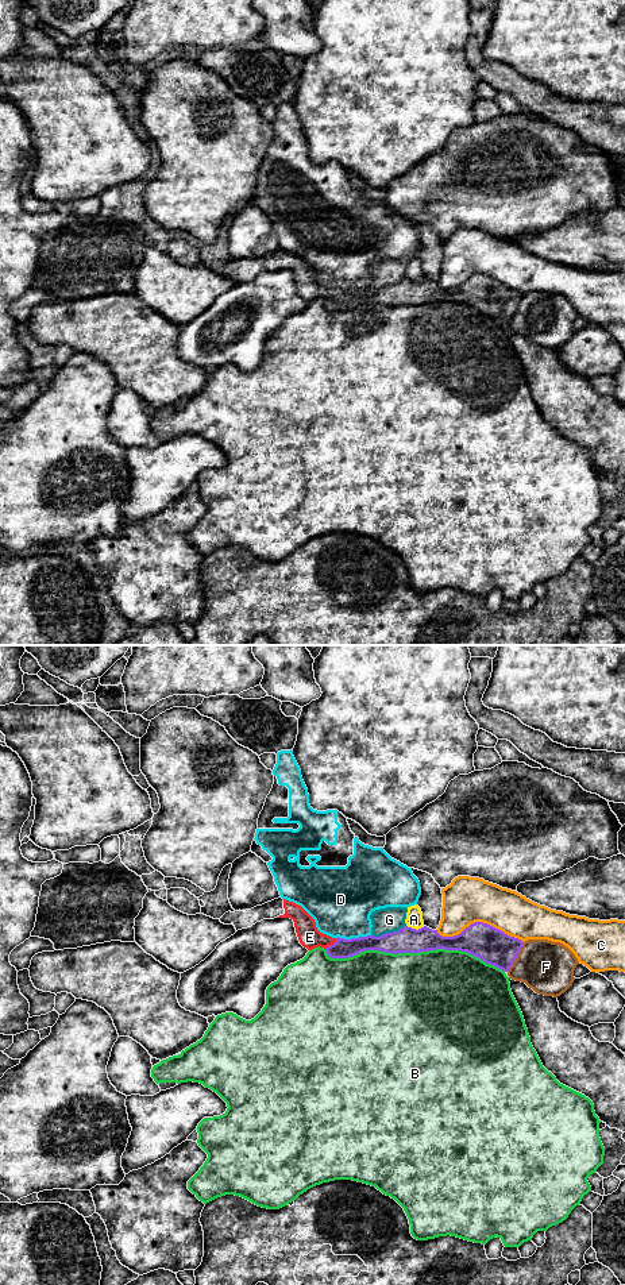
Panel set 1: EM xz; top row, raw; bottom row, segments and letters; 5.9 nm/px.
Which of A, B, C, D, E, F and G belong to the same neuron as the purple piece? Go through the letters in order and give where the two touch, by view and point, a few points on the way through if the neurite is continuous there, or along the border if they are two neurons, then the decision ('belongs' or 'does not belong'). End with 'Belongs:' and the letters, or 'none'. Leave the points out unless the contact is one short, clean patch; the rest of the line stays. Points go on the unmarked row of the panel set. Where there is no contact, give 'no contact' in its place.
A: contact xz (415, 281); does not belong
B: contact xz (413, 304); does not belong
C: contact xz (479, 274); does not belong
D: contact xz (352, 290); does not belong
E: contact xz (331, 297); way xz (342, 300), (331, 297), (309, 289); belongs
F: contact xz (516, 309); does not belong
G: contact xz (388, 285); does not belong
Belongs: E

